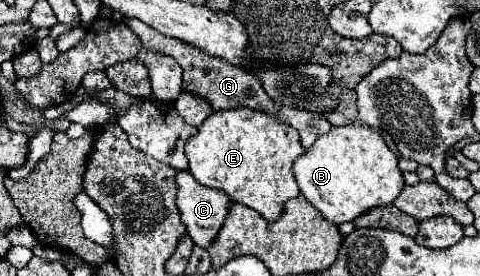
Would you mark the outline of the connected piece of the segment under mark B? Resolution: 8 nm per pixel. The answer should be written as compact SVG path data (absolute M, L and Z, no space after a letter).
M361 124L333 126L295 160L293 172L301 194L333 224L353 222L375 206L393 204L405 186L397 156L387 148L381 134Z

